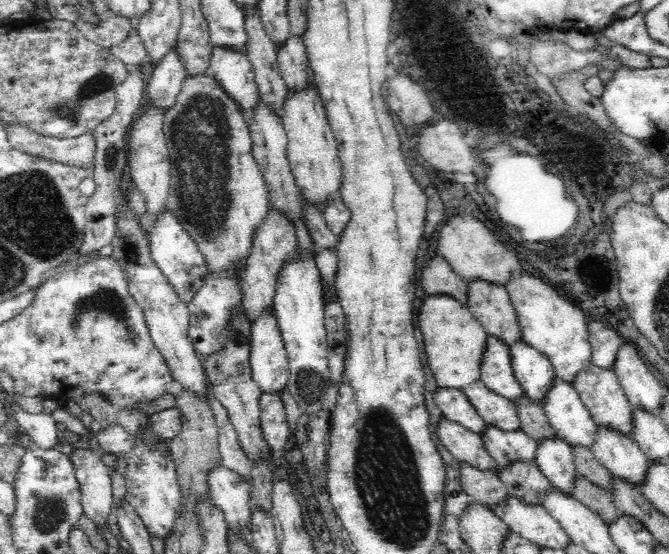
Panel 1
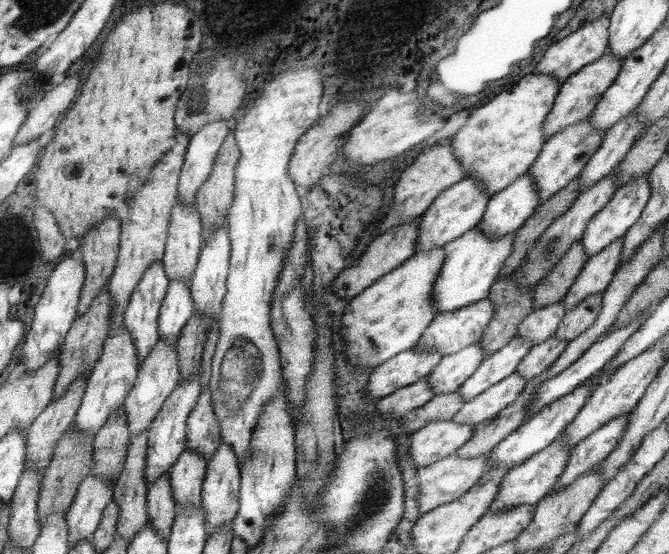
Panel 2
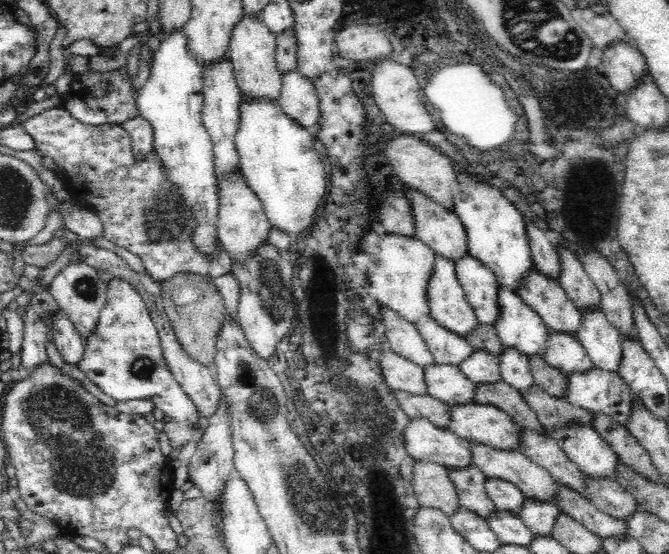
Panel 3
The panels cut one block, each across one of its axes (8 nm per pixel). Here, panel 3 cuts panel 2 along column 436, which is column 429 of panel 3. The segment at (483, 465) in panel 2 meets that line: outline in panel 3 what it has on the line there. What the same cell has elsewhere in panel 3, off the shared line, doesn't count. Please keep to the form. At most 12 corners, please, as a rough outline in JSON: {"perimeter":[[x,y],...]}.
{"perimeter":[[416,460],[420,507],[450,518],[460,508],[446,467]]}

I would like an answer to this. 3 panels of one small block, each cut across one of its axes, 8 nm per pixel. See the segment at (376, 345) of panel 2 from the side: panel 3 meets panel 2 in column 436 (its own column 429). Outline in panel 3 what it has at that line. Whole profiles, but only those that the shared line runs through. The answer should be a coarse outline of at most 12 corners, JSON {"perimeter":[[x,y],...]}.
{"perimeter":[[370,230],[373,300],[414,326],[430,316],[427,290],[438,256],[416,237]]}

